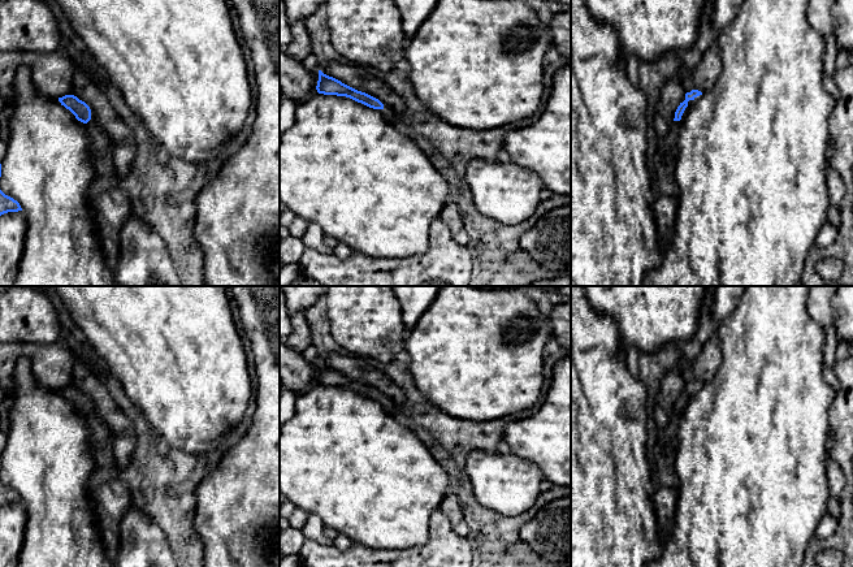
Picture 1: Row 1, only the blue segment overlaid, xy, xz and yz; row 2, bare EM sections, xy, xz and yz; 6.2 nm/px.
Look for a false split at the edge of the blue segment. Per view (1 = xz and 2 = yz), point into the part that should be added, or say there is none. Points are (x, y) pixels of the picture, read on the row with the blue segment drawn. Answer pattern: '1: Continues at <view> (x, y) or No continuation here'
1: Continues at xz (386, 112)
2: Continues at yz (691, 103)

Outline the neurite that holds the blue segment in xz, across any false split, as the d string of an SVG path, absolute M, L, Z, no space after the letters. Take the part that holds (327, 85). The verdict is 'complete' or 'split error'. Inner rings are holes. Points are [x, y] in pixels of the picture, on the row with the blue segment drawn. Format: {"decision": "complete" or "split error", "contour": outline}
{"decision": "split error", "contour": "M319 70L316 90L319 94L346 96L369 108L377 109L387 122L394 125L395 113L390 107L365 92L358 91L341 81L324 74L321 70Z"}

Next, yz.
{"decision": "split error", "contour": "M692 88L692 90L687 90L685 91L685 98L683 99L683 101L680 103L680 105L677 107L672 121L680 121L685 117L685 114L688 113L689 108L698 100L702 98L705 91L698 90L698 88Z"}

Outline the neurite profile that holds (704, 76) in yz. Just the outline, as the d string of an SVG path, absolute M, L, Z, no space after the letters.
M716 43L713 44L701 57L700 62L689 72L684 72L693 85L693 88L710 90L723 70L722 59Z

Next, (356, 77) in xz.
M330 61L320 70L358 91L378 99L397 114L403 114L406 111L404 100L389 85L369 74L363 66Z

